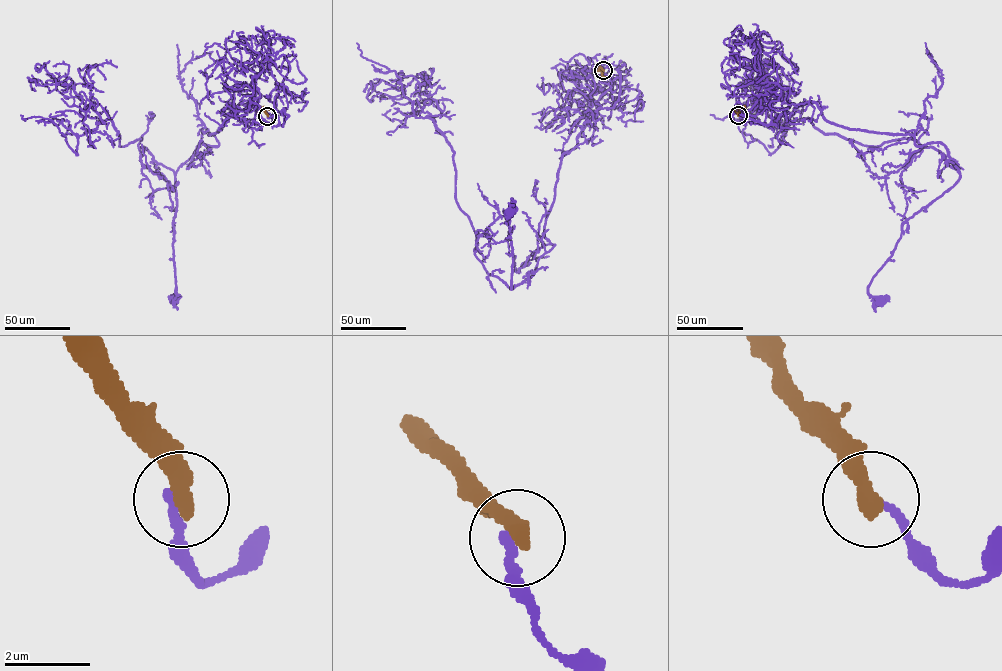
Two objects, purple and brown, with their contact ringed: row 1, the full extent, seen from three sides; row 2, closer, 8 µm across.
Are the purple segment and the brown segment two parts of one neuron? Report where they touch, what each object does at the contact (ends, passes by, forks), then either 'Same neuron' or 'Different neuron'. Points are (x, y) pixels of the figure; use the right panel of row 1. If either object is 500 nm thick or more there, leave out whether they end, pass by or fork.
Place: (738, 115). At the ring purple ends. At the ring brown ends. Different neuron

